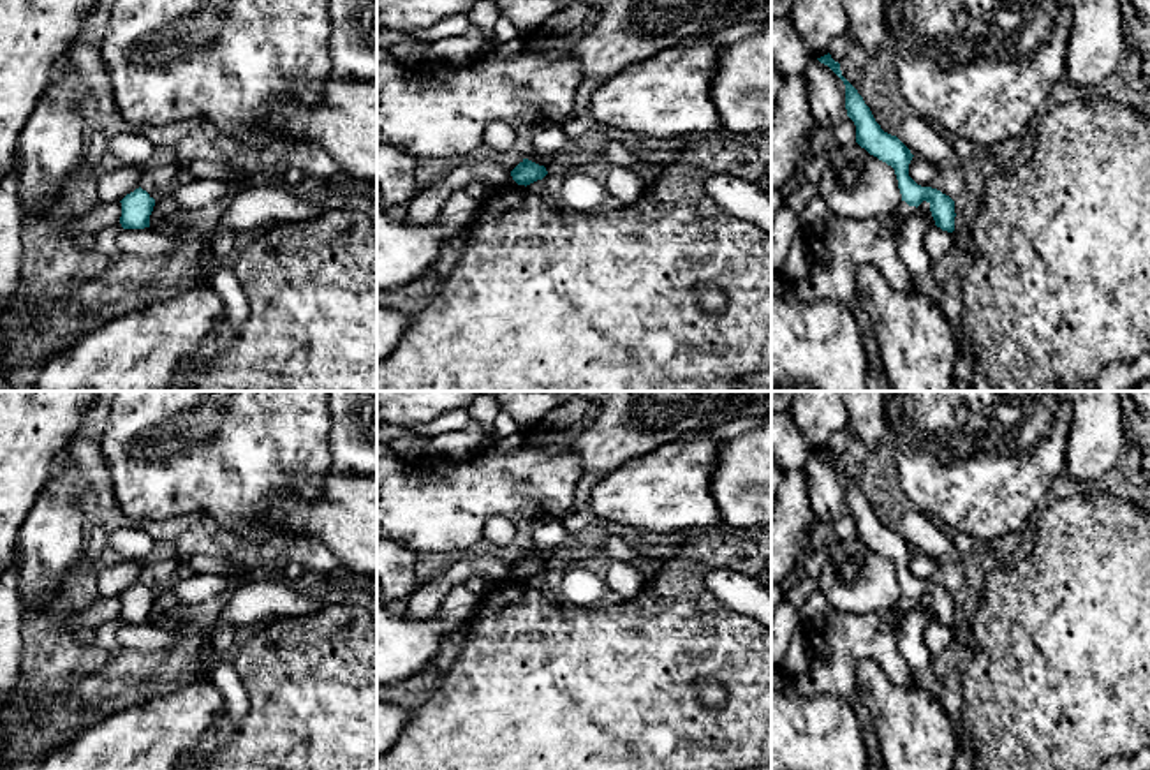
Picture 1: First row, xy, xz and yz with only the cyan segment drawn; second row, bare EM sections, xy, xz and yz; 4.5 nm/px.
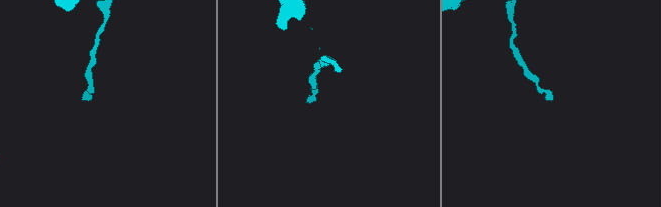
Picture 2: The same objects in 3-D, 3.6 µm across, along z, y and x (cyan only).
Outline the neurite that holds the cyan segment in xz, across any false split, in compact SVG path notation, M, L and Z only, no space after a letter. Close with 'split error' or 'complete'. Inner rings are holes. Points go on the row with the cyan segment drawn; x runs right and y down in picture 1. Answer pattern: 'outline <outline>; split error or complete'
outline M523 159L512 171L511 176L518 185L530 185L542 180L548 174L544 166L539 166L528 159Z; complete

